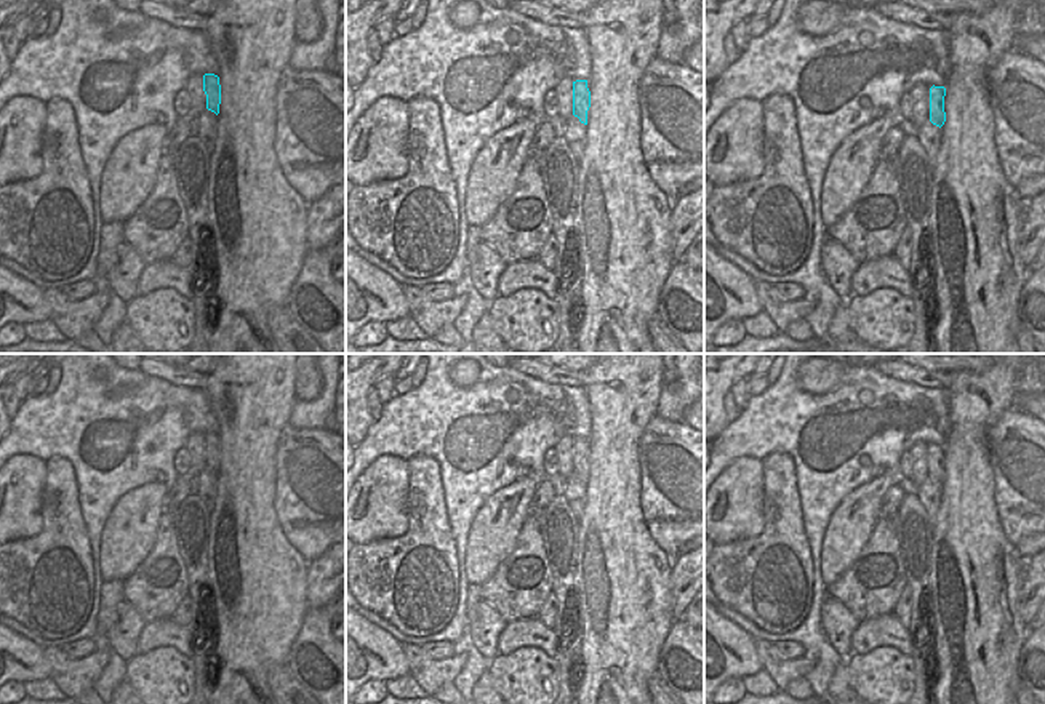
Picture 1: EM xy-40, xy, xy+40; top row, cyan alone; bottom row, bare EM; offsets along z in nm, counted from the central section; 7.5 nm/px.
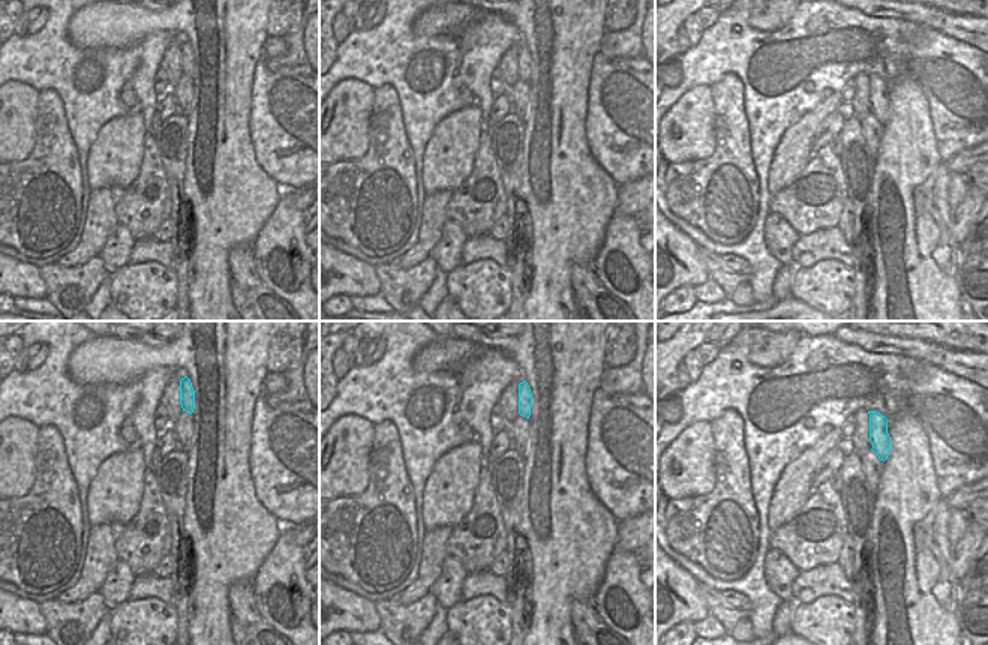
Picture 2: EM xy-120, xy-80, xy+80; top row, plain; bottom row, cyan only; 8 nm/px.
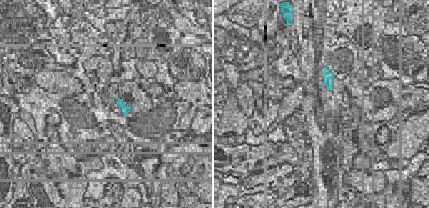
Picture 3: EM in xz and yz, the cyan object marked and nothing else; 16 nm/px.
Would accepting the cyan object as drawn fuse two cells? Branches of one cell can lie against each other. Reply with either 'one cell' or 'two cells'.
one cell

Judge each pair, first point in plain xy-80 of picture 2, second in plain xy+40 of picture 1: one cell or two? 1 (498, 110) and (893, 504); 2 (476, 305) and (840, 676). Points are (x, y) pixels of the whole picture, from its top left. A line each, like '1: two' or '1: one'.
1: one
2: two

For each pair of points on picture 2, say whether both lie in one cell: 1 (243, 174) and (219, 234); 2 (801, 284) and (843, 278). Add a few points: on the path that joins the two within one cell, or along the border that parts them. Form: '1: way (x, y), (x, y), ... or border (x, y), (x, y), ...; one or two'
1: way (230, 189), (228, 206), (222, 213), (222, 219); one
2: way (811, 284), (832, 282); one

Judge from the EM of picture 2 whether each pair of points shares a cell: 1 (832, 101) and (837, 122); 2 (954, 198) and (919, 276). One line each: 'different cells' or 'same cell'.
1: different cells
2: different cells

